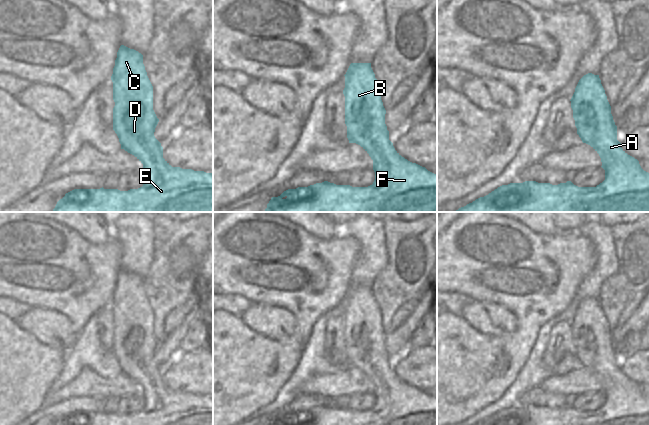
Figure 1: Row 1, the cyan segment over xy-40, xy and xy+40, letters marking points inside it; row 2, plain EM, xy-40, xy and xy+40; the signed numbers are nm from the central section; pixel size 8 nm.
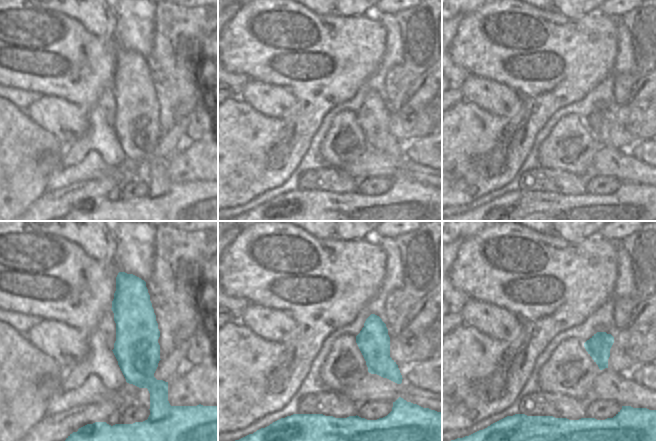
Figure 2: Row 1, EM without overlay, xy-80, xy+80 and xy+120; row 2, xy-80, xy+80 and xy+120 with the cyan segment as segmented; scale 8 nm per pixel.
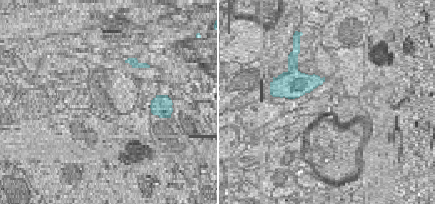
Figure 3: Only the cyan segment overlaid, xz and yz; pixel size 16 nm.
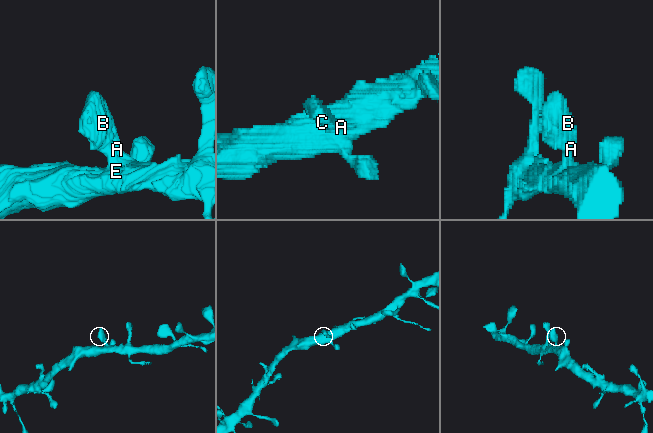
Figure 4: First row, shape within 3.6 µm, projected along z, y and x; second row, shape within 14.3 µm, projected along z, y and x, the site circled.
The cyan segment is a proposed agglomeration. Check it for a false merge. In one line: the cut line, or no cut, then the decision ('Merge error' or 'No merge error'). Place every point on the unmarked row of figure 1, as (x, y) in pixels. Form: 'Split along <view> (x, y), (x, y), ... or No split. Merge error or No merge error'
No split. No merge error

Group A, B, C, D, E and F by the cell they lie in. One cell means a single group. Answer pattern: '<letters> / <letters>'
A B C D E F

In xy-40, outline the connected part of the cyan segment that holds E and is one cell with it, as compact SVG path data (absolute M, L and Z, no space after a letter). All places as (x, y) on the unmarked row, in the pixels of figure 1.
M121 269L115 284L113 298L113 354L121 373L134 379L143 388L145 406L138 413L74 413L59 425L213 425L213 397L172 391L163 382L163 371L155 362L159 346L153 334L153 310L143 288L143 279Z

